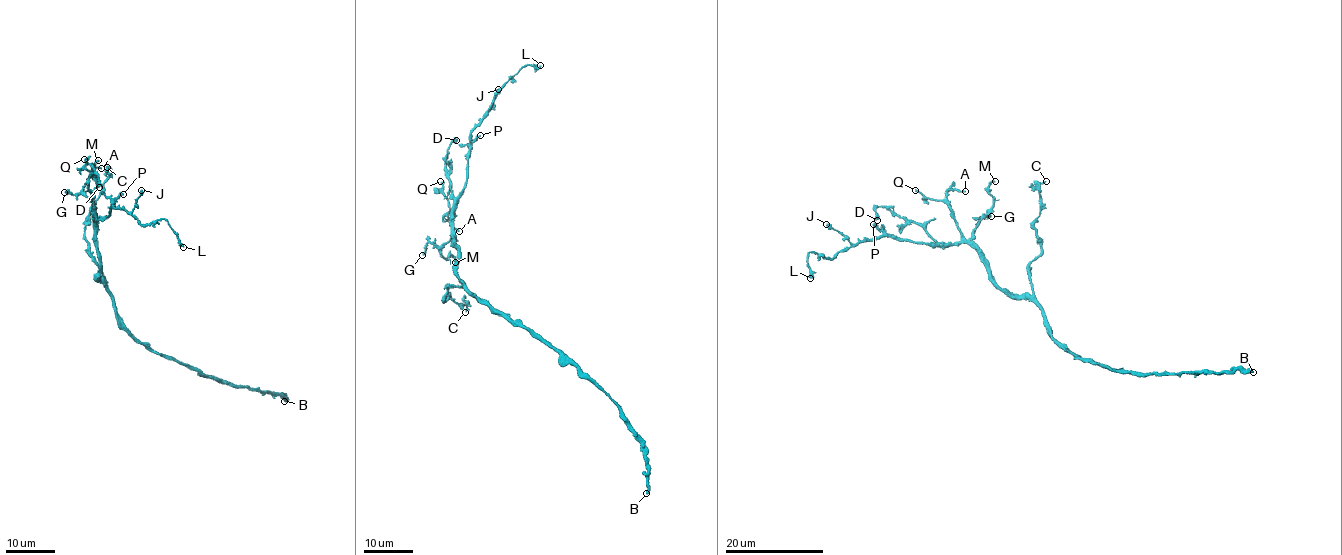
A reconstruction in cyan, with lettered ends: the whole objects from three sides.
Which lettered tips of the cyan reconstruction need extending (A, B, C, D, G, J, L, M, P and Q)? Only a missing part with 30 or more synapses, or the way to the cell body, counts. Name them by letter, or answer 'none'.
Q

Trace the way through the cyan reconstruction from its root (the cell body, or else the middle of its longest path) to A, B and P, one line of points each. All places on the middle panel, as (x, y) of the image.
A: (467, 288), (456, 271), (459, 252), (455, 247), (450, 212), (448, 218), (459, 231)
B: (467, 288), (498, 312), (529, 327), (559, 349), (618, 407), (620, 418), (641, 443), (647, 470), (646, 493)
P: (467, 288), (456, 271), (459, 252), (452, 235), (452, 215), (467, 178), (468, 145), (480, 135)

